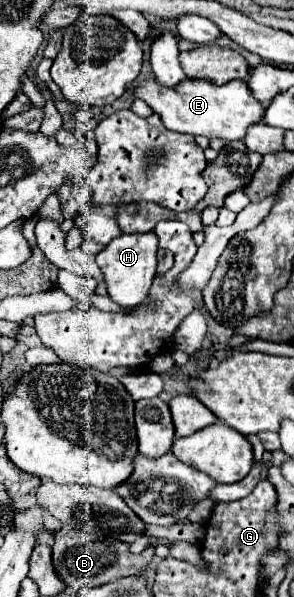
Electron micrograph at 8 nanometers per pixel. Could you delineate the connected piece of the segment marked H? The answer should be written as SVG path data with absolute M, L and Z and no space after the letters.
M154 232L146 234L122 234L114 238L104 250L98 254L98 266L102 270L108 296L120 306L136 306L140 304L150 290L150 284L156 276L156 252L158 238Z

